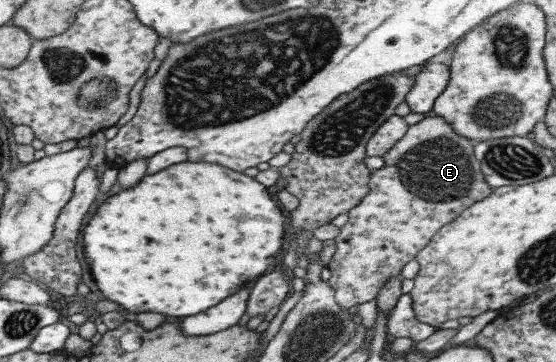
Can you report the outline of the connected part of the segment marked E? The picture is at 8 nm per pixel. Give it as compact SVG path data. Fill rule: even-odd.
M440 116L425 117L420 122L410 125L404 137L402 137L388 153L385 153L383 158L384 167L371 171L369 177L369 192L364 196L364 199L362 199L357 207L354 207L347 213L350 219L348 219L348 223L340 228L340 235L334 239L336 242L336 251L332 259L330 259L329 263L326 265L330 272L332 272L329 283L334 288L336 303L338 303L342 309L349 309L352 305L360 305L361 303L376 299L378 291L384 287L384 284L387 283L392 276L401 275L404 265L415 259L417 253L426 247L426 244L443 225L452 222L452 219L454 219L456 215L460 215L460 213L462 213L464 209L468 209L472 203L476 203L476 201L488 197L494 190L494 188L486 182L486 179L484 179L484 174L482 174L482 170L480 169L480 162L475 158L474 141L466 139L462 137L462 135L458 135L456 131L450 127L450 123Z

